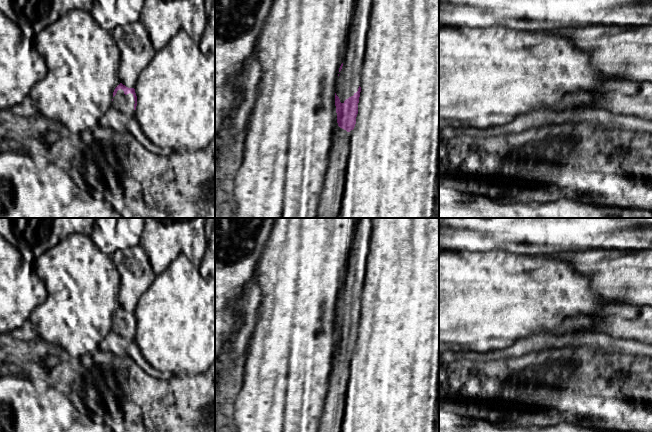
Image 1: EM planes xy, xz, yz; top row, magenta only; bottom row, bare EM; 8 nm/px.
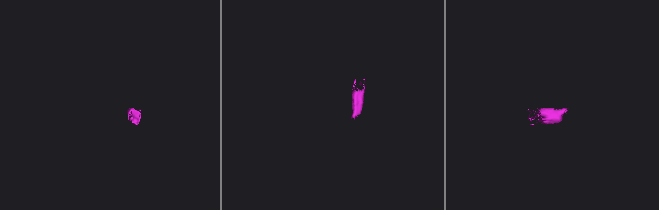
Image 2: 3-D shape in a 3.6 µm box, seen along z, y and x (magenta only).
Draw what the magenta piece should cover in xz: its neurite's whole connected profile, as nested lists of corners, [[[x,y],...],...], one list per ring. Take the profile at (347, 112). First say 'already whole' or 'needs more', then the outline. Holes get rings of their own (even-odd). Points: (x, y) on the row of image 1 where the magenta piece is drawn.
needs more | [[[372,0],[355,2],[349,37],[335,87],[337,123],[340,128],[336,129],[333,135],[329,165],[316,218],[338,218],[340,213],[349,157],[349,132],[354,129],[358,114],[371,7]]]

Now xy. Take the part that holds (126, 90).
needs more | [[[120,83],[113,92],[111,106],[129,117],[134,117],[137,106],[135,89]]]

